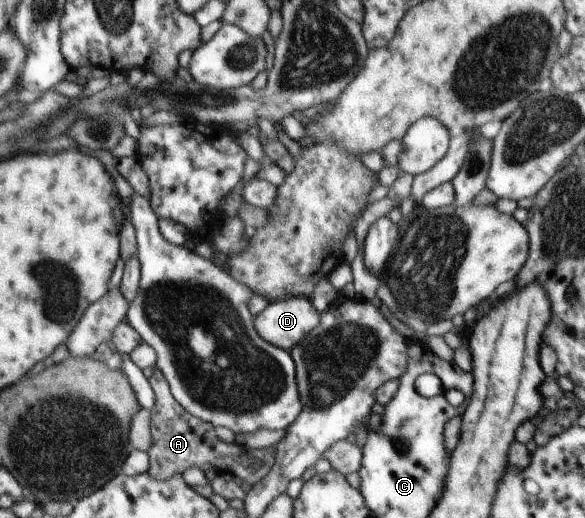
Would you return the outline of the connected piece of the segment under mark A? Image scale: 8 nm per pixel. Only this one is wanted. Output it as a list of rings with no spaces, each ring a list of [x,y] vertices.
[[[155,370],[149,382],[155,393],[155,403],[149,406],[151,410],[149,424],[153,437],[152,447],[147,451],[149,455],[147,473],[150,477],[166,481],[176,474],[182,475],[188,468],[197,467],[203,472],[214,469],[218,475],[227,473],[230,476],[238,476],[253,485],[272,469],[275,460],[274,446],[257,450],[248,448],[240,459],[242,465],[238,465],[239,444],[220,441],[213,425],[187,412],[174,396],[170,395],[169,383],[160,370]]]

